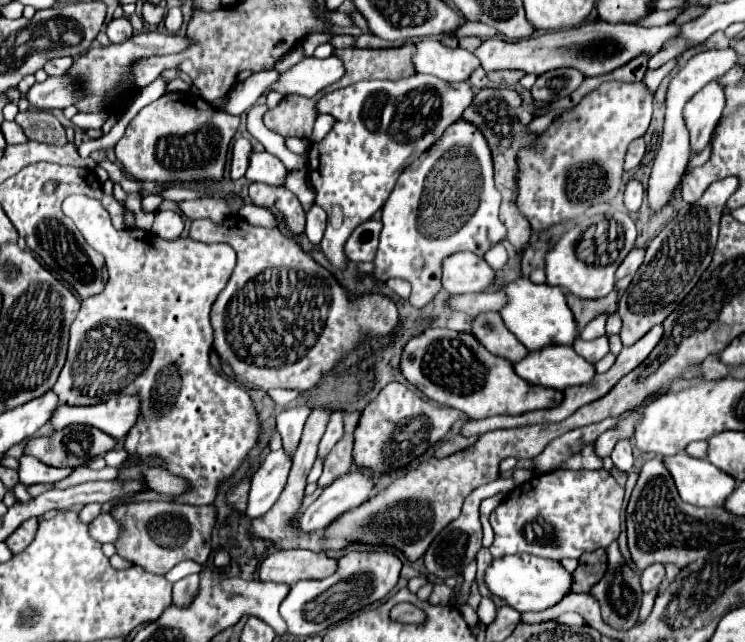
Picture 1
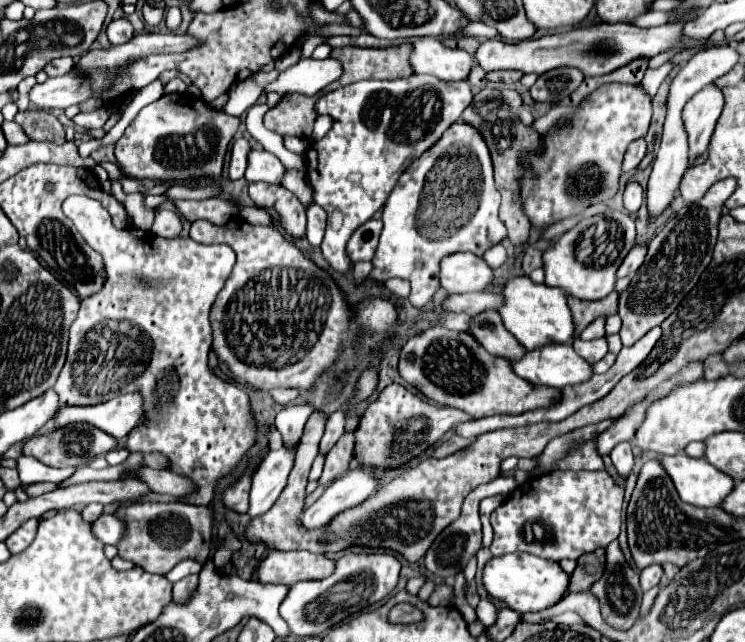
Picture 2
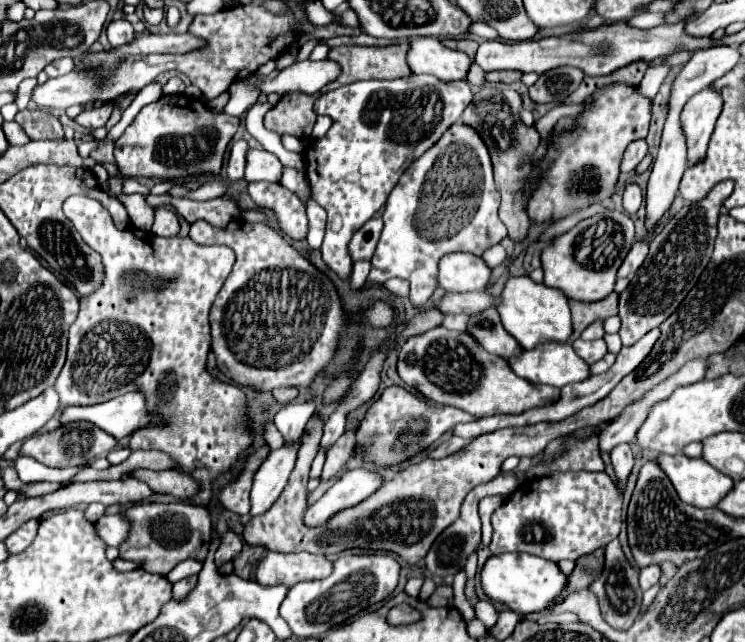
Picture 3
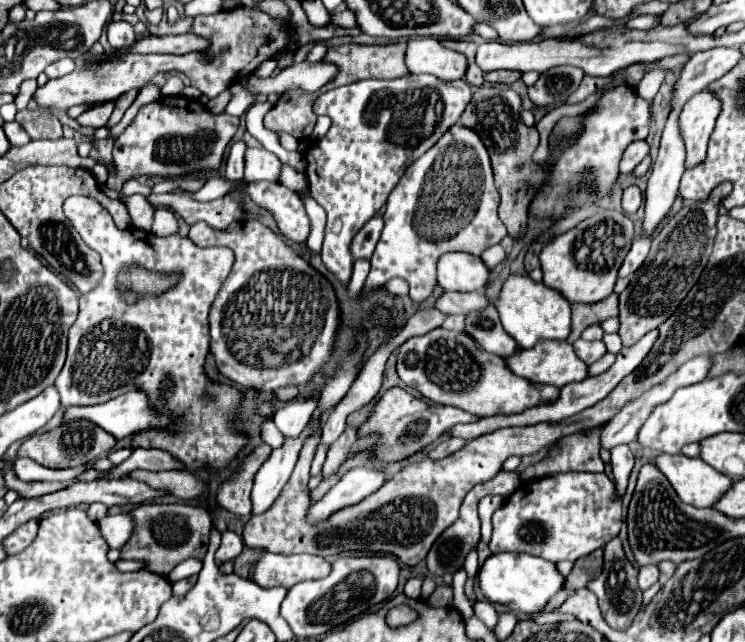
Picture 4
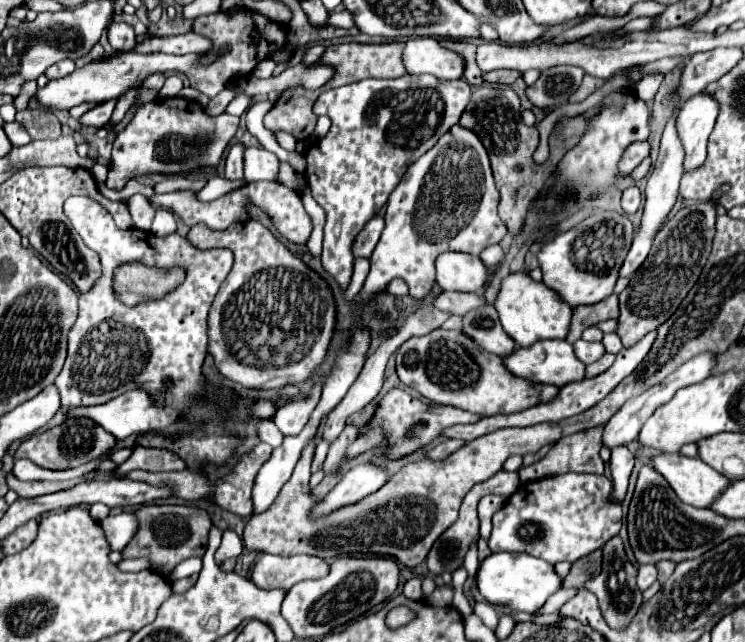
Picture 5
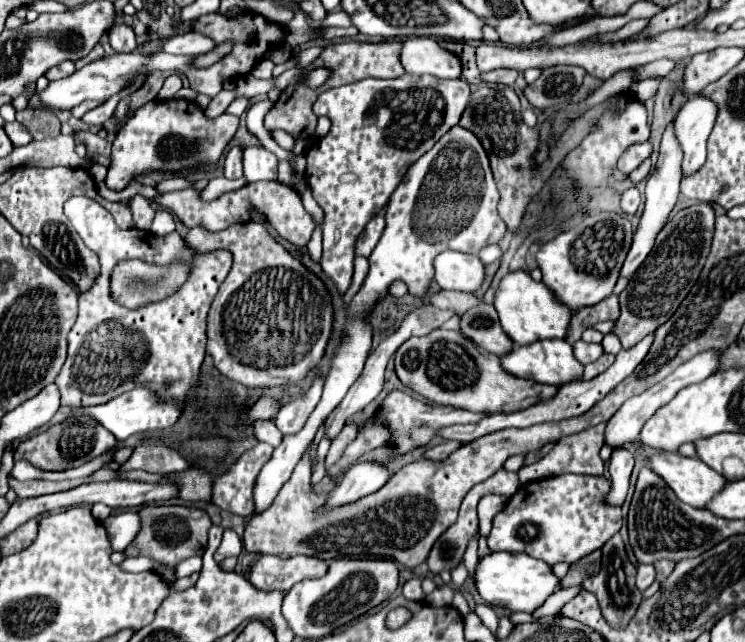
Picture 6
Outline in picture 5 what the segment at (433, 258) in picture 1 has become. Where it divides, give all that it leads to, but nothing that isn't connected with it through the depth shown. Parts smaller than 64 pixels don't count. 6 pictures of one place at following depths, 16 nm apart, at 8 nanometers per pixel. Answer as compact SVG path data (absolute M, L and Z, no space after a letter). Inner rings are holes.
M456 124L456 128L450 128L448 134L440 138L440 144L436 144L432 152L426 152L420 160L416 160L416 164L412 164L412 168L408 168L408 172L404 174L404 180L400 180L398 188L392 192L386 206L386 228L370 256L370 272L366 276L362 290L354 298L354 308L362 310L364 304L372 302L378 294L384 294L384 290L394 278L404 280L410 288L410 296L414 296L416 300L422 300L430 294L430 288L434 284L434 276L436 276L434 260L438 254L446 250L478 254L482 248L490 244L498 244L506 234L504 222L496 212L498 200L500 196L494 184L490 160L482 142L474 132Z

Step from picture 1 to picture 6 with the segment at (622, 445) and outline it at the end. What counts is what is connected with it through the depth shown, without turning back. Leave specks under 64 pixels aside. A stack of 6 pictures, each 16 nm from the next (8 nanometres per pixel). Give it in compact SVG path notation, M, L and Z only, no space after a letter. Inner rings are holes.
M616 448L612 452L610 464L608 464L608 472L610 472L610 490L608 496L604 496L604 502L608 506L622 506L626 492L628 492L628 482L630 482L630 474L634 468L634 458L628 450Z

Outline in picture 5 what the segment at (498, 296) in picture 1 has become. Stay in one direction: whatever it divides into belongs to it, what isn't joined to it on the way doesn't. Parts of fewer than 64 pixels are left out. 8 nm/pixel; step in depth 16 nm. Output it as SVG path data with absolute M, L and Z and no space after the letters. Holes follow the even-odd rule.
M440 292L432 298L432 304L440 310L448 310L452 314L464 314L476 306L484 304L484 296L478 294L462 294L462 292Z

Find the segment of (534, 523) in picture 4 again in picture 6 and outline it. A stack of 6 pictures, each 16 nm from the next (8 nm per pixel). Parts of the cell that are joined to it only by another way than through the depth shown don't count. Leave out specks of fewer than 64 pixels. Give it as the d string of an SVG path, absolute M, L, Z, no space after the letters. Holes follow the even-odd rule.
M552 476L548 480L538 480L532 484L524 484L518 492L508 500L506 508L496 514L492 532L488 536L488 546L492 552L524 552L532 558L544 560L554 566L558 562L574 564L582 556L602 548L608 538L612 538L622 526L620 508L612 508L604 504L604 494L610 484L604 476Z

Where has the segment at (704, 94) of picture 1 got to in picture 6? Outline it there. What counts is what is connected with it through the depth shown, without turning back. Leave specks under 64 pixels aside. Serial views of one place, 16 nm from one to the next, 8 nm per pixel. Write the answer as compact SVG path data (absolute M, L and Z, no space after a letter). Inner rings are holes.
M694 96L686 102L686 106L678 112L674 120L674 134L684 152L682 158L682 174L692 176L706 162L706 140L708 132L712 132L712 124L716 116L716 104L708 98Z

